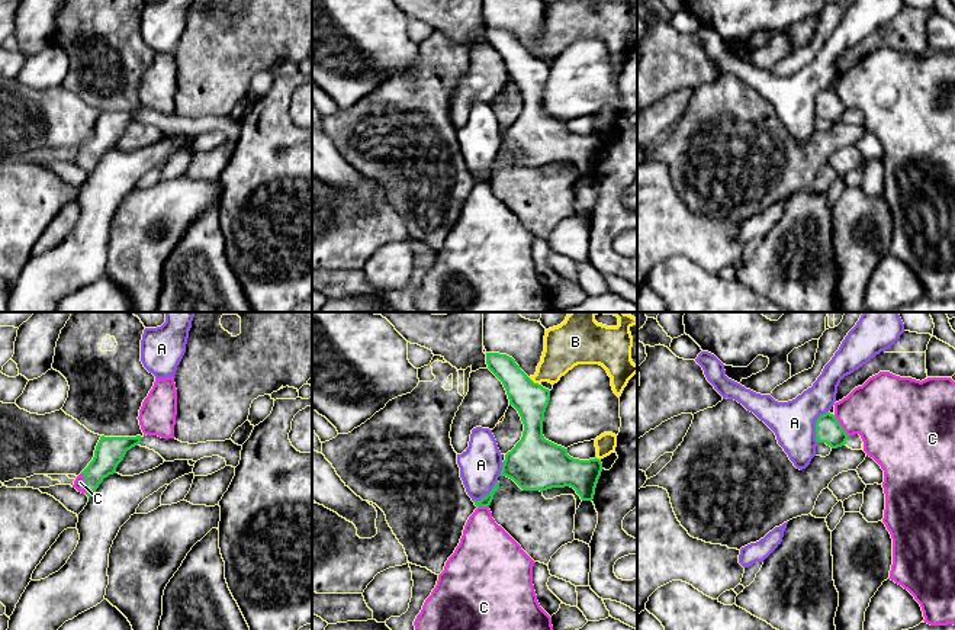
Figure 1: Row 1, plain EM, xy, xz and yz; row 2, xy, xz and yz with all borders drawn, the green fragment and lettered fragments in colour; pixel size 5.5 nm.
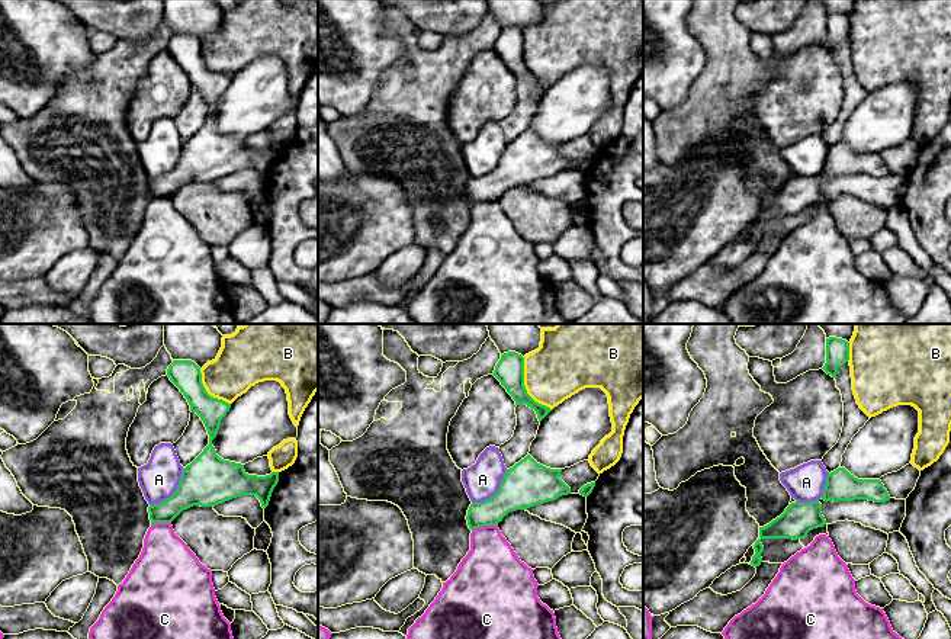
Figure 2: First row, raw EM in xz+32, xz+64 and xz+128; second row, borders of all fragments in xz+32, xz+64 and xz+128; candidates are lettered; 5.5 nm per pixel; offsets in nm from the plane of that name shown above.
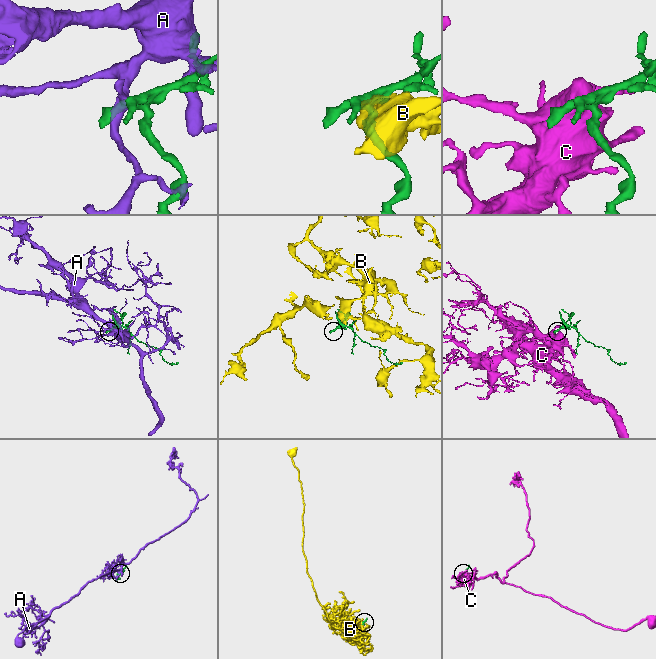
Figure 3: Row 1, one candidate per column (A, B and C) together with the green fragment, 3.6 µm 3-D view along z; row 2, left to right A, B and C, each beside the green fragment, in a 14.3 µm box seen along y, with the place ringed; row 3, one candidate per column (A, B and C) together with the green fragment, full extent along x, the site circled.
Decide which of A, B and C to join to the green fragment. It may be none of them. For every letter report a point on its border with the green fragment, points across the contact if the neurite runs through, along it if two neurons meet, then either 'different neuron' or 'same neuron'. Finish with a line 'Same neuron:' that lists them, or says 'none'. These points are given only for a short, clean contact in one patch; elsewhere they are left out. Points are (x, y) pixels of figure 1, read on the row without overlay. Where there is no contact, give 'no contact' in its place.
A: contact yz (816, 100); different neuron
B: contact xz (533, 57); border xz (529, 52), (539, 60); different neuron
C: contact yz (841, 100); same neuron
Same neuron: C

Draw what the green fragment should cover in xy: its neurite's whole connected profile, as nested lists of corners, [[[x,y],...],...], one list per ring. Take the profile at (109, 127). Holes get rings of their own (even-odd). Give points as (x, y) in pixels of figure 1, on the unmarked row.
[[[102,110],[94,132],[81,147],[86,154],[86,170],[90,173],[109,150],[116,148],[118,139],[123,135],[128,125],[141,118],[141,110],[136,112],[104,112]]]

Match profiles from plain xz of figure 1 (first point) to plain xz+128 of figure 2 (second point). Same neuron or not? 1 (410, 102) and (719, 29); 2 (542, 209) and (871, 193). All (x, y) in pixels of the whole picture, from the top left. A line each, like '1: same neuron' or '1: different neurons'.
1: same neuron
2: different neurons

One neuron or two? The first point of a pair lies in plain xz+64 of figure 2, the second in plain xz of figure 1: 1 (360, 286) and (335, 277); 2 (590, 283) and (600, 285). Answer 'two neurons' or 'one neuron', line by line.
1: one neuron
2: one neuron

